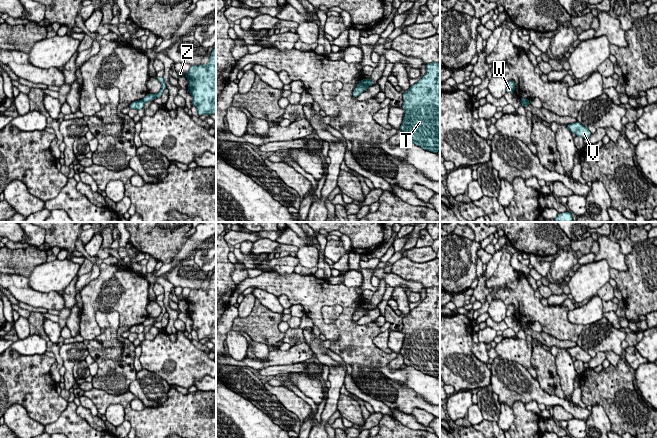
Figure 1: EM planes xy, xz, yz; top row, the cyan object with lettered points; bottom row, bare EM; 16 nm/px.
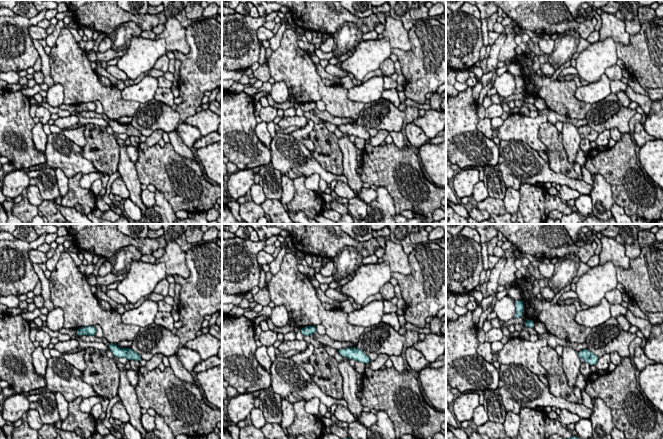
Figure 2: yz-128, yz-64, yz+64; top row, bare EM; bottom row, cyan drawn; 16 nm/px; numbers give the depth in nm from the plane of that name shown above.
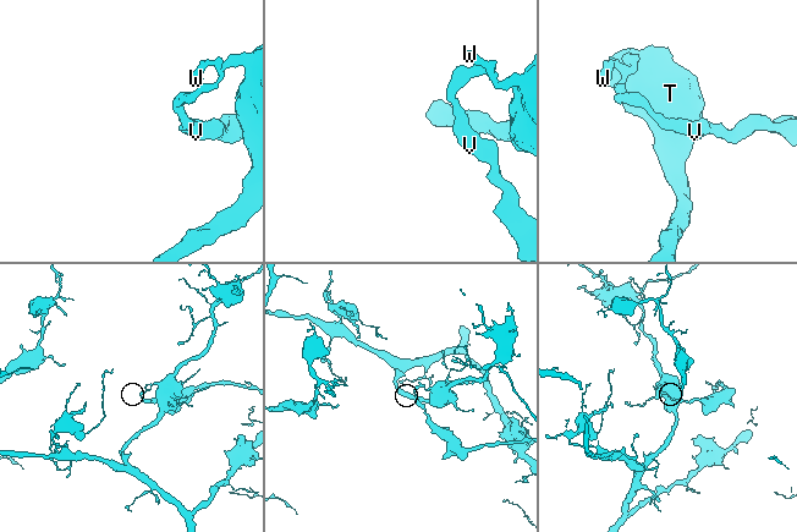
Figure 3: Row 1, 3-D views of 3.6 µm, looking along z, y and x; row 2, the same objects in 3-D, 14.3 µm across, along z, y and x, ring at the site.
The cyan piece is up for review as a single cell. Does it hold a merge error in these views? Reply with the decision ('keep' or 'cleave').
cleave

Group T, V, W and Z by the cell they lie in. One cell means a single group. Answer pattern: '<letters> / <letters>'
T W Z / V

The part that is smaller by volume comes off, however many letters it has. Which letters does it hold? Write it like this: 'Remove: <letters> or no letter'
Remove: V

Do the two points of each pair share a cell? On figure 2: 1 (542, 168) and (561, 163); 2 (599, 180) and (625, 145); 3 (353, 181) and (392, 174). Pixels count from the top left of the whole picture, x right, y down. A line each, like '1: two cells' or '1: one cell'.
1: two cells
2: two cells
3: two cells

